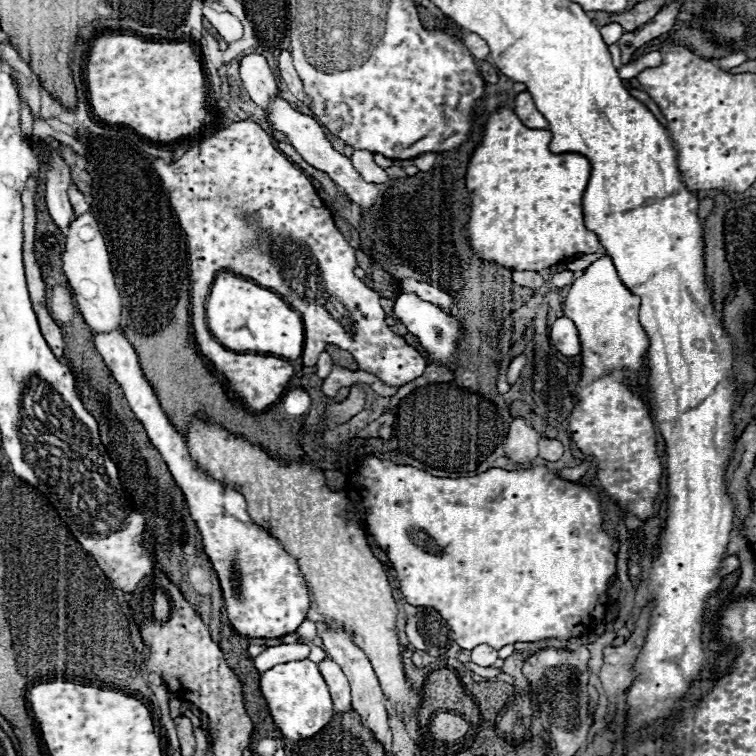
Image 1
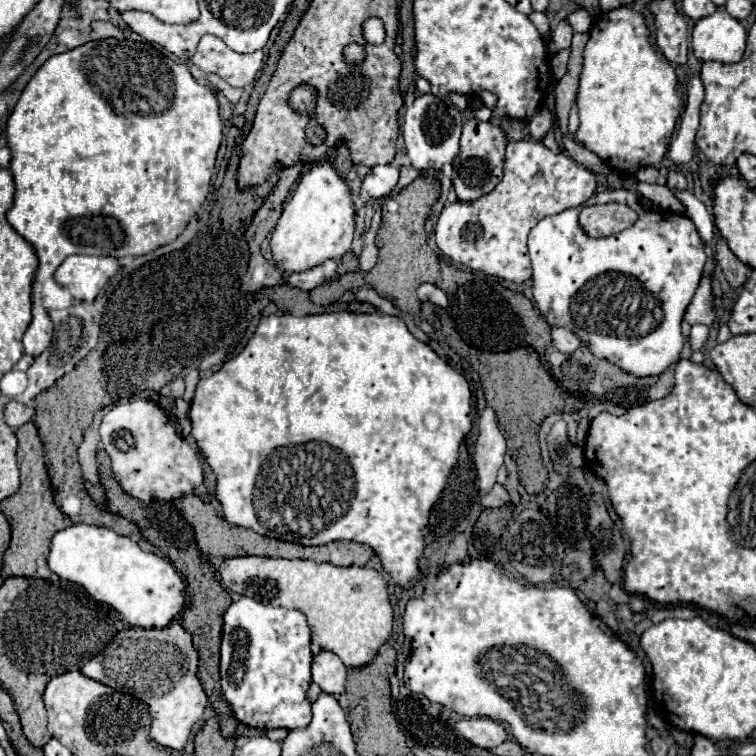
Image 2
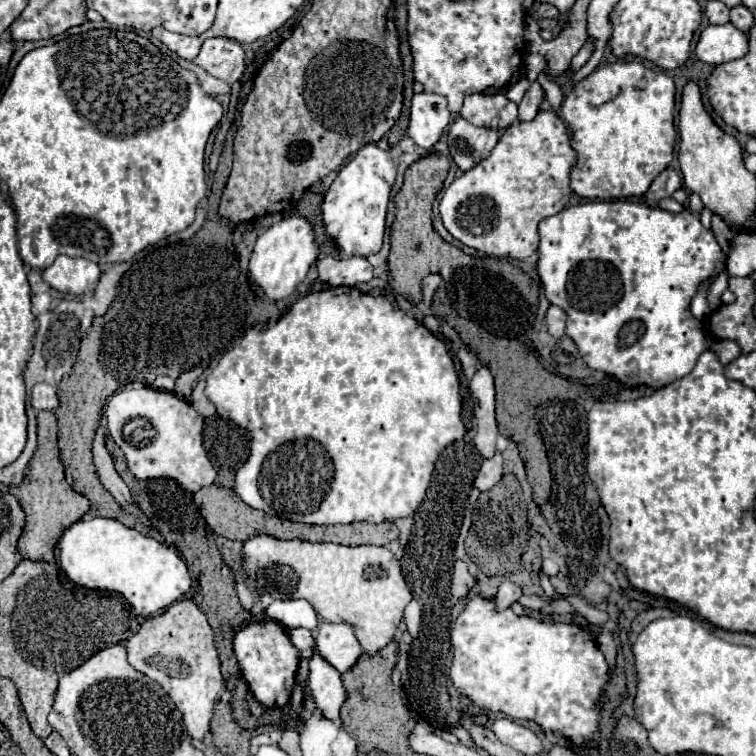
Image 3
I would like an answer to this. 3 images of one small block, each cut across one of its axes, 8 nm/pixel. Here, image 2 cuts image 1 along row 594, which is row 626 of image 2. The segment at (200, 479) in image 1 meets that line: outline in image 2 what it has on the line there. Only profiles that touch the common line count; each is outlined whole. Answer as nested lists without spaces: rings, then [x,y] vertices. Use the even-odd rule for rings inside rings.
[[[240,598],[232,602],[232,606],[224,614],[224,630],[222,630],[222,660],[220,660],[220,676],[222,676],[222,694],[230,702],[236,718],[254,728],[304,728],[308,726],[310,702],[306,700],[306,690],[310,684],[310,628],[306,616],[300,610],[274,608],[264,606],[252,598]]]

